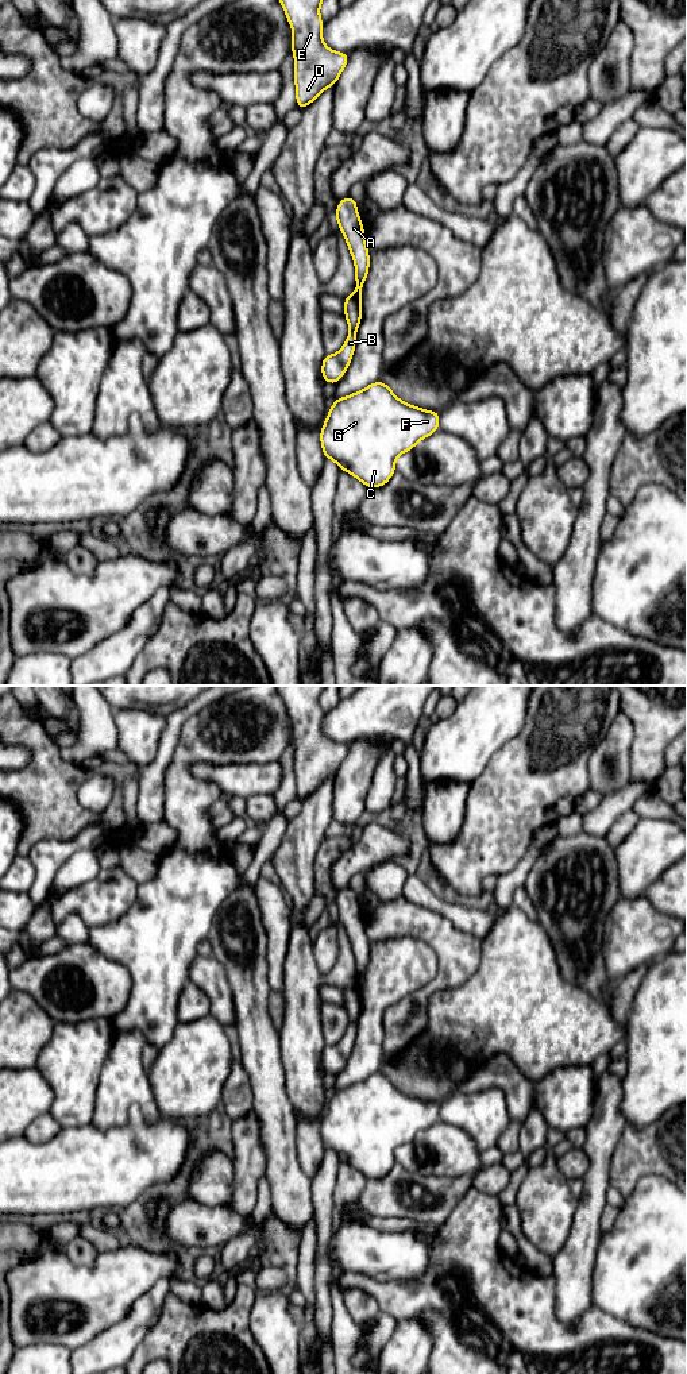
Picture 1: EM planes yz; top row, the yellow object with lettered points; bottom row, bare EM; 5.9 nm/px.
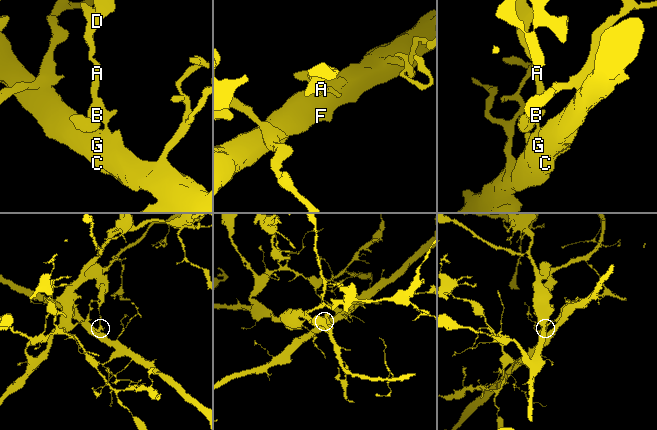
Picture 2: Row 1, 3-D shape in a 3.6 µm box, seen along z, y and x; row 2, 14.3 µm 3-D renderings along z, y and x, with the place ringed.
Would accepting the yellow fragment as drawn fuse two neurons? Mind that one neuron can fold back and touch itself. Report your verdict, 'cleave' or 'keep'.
cleave

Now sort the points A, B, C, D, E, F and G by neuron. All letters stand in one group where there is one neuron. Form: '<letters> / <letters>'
A B D E / C F G

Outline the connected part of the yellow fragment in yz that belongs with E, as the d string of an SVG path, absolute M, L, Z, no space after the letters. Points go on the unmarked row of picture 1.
M277 686L292 718L296 791L300 802L327 779L335 777L350 745L333 742L323 733L320 696L327 686Z

